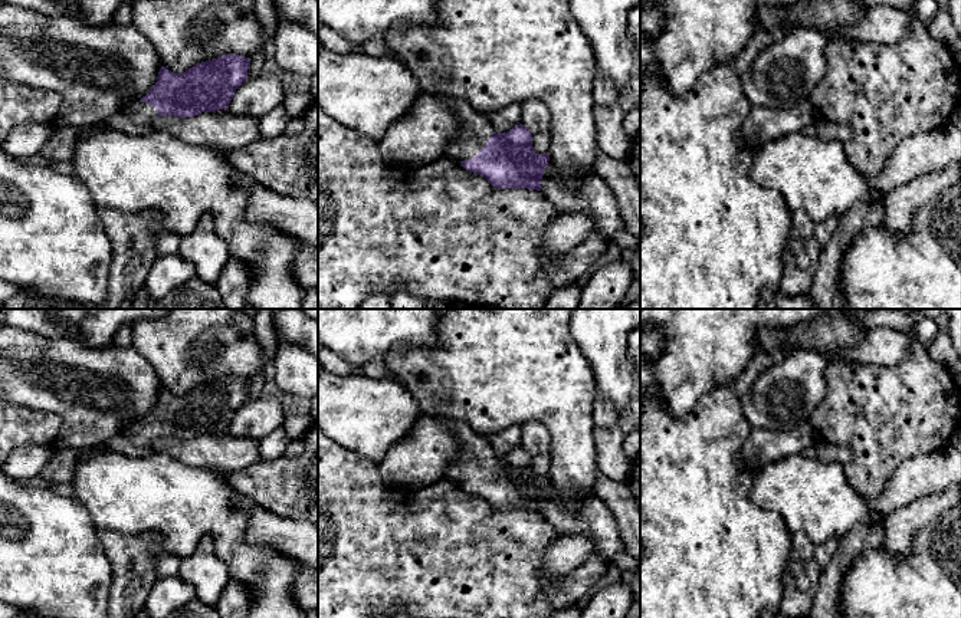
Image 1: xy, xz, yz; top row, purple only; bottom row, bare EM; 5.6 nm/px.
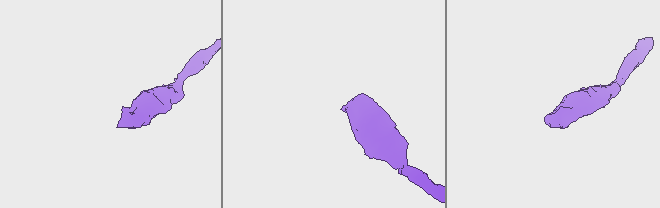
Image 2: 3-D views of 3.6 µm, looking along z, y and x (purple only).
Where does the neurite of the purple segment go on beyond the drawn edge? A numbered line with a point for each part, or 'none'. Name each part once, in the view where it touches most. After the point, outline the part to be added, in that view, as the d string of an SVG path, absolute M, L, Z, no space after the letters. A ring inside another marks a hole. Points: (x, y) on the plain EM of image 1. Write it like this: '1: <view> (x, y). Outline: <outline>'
1: xz (475, 453). Outline: M449 418L446 421L459 440L460 448L460 457L452 463L446 477L459 484L473 480L493 457L493 451L488 447L485 438L478 437L466 423Z

